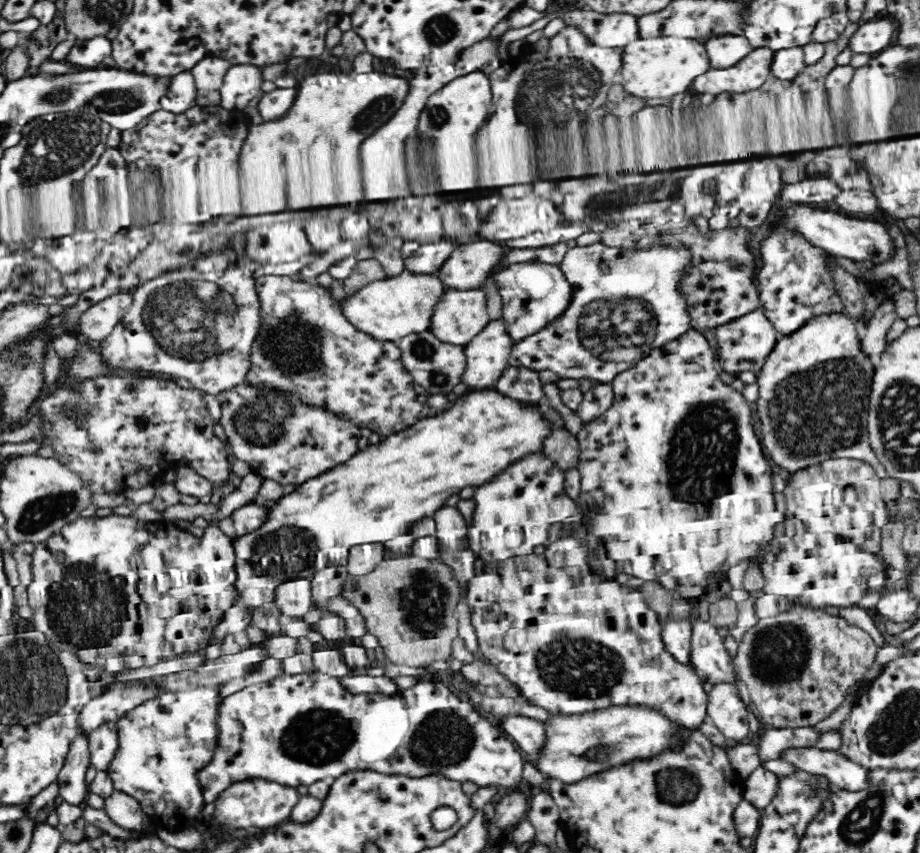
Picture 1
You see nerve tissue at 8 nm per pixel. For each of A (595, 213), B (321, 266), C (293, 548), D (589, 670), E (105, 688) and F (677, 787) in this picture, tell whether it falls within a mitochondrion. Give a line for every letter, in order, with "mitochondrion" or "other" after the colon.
A: mitochondrion
B: other
C: mitochondrion
D: mitochondrion
E: other
F: mitochondrion

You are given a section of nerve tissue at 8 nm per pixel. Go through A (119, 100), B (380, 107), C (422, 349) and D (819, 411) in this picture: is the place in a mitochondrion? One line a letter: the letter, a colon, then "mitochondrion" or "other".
A: mitochondrion
B: mitochondrion
C: mitochondrion
D: mitochondrion

